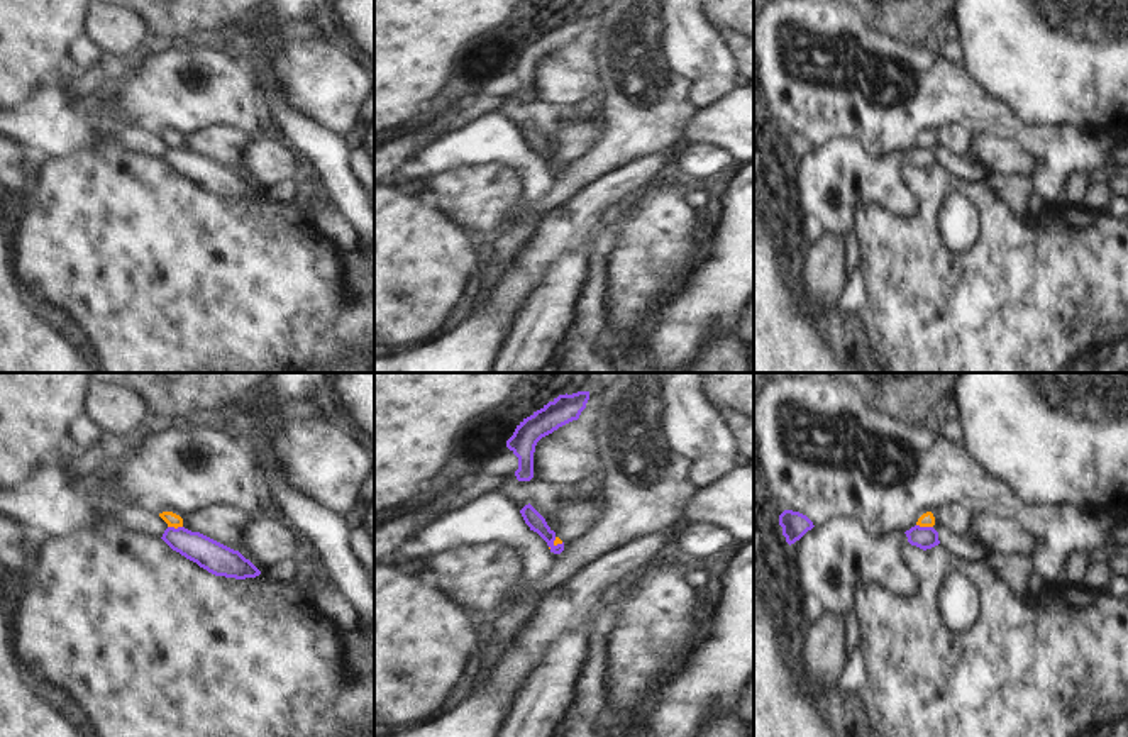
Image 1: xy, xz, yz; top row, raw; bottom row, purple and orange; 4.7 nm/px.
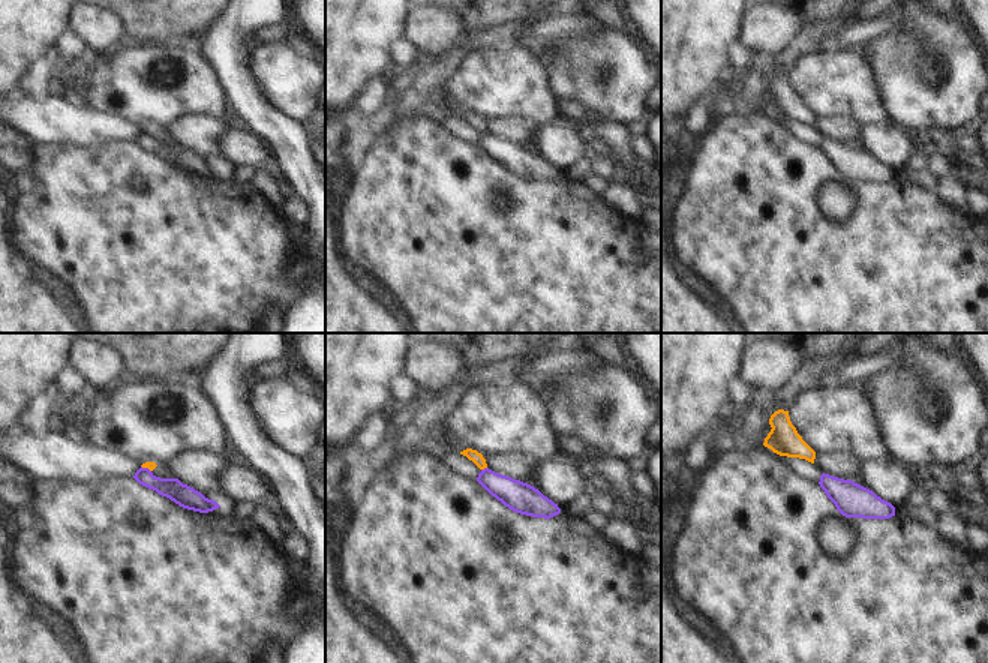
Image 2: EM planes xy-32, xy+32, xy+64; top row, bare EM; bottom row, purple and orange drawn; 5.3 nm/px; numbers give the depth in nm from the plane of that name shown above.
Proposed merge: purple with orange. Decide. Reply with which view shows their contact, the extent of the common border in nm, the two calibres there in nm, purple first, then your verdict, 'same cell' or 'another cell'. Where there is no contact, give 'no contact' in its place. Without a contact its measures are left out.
yz | 80 nm | 110/70 nm | another cell

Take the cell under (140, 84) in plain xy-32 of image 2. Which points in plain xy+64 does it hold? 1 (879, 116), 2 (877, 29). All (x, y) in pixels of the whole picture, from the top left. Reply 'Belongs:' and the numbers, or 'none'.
Belongs: 1, 2

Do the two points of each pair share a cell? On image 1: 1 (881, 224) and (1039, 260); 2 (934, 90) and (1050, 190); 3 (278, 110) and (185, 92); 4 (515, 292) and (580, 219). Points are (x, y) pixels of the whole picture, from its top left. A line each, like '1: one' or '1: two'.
1: one
2: one
3: two
4: one

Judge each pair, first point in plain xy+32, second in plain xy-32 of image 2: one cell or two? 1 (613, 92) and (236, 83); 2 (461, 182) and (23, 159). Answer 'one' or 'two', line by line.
1: two
2: two

